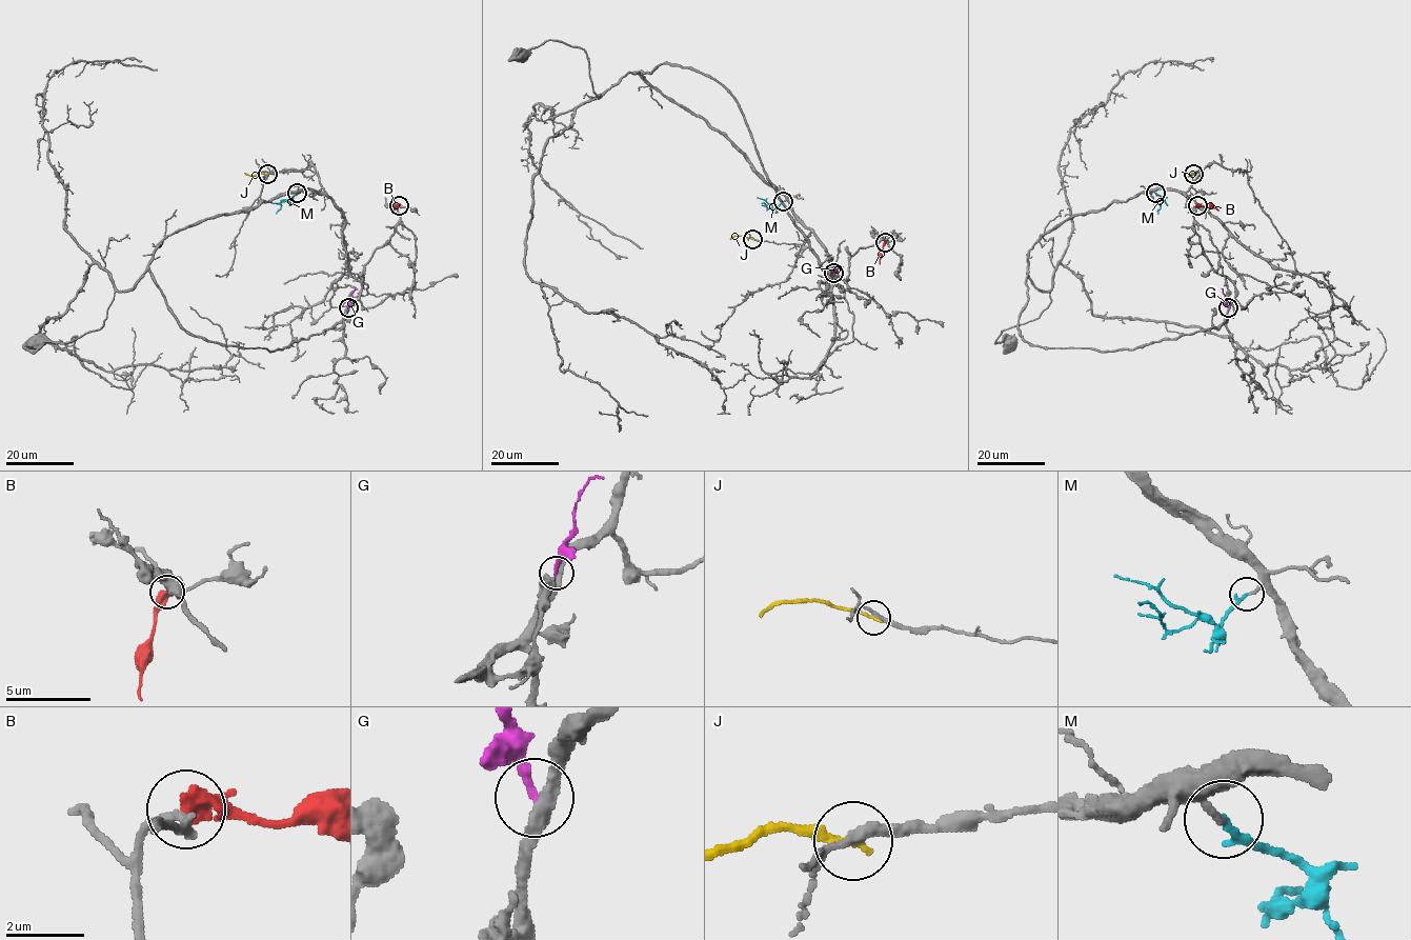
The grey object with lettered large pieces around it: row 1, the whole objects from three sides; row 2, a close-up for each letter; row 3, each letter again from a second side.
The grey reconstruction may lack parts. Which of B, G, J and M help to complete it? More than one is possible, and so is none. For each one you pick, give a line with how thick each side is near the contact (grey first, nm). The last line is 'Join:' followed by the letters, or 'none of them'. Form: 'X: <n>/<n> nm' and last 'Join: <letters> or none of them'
M: 190/220 nm
Join: M

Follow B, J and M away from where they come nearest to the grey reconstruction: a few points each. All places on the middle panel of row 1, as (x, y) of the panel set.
B: (885, 242), (880, 264)
J: (752, 239), (742, 236), (729, 239)
M: (783, 201), (778, 208), (768, 208), (762, 202)

